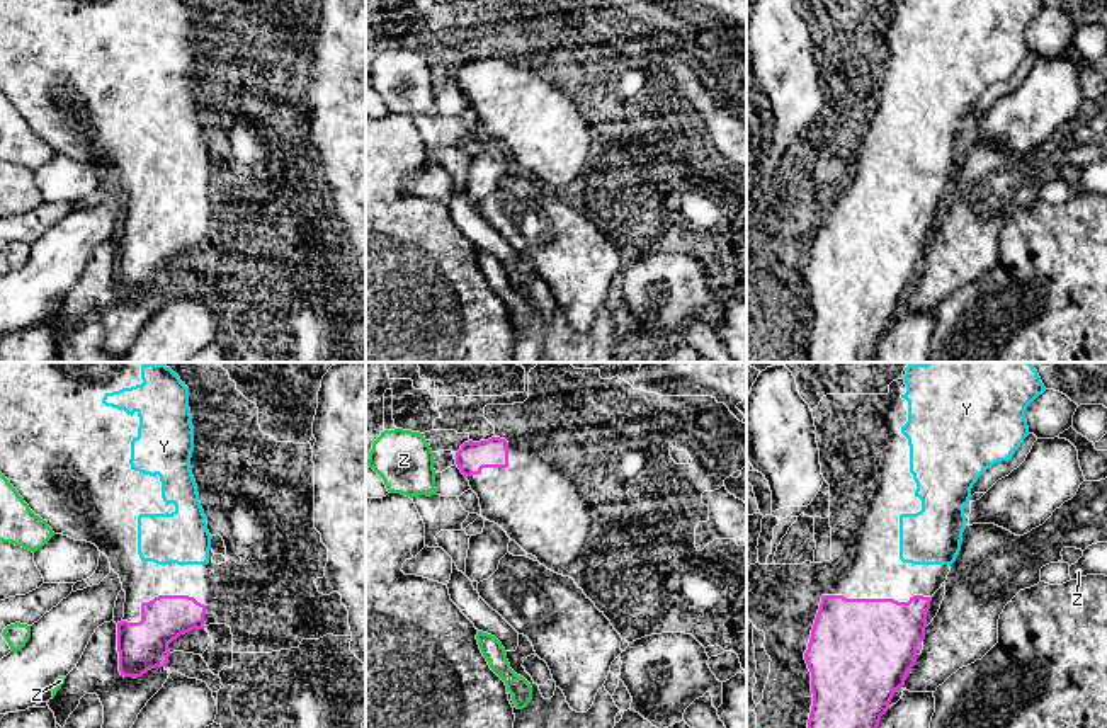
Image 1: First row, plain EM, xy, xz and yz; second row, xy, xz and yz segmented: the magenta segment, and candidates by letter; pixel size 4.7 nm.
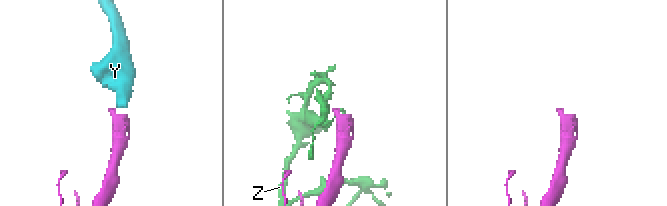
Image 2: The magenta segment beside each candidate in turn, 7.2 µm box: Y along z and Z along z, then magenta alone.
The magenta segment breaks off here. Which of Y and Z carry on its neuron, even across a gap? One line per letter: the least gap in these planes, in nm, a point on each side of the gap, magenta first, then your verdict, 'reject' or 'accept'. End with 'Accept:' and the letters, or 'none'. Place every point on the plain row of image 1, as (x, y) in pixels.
Y: 150 nm apart; from magenta across xy (158, 215), (158, 182); accept
Z: 110 nm apart; from magenta across xz (456, 82), (436, 92); reject
Accept: Y

